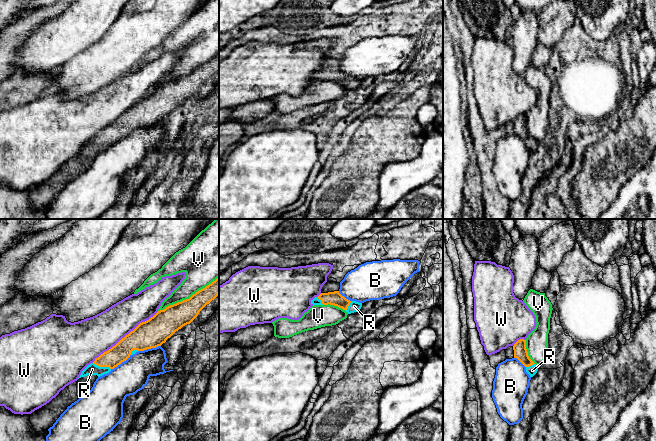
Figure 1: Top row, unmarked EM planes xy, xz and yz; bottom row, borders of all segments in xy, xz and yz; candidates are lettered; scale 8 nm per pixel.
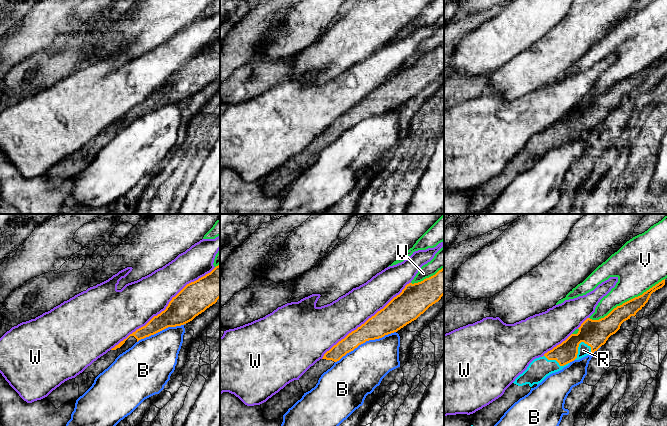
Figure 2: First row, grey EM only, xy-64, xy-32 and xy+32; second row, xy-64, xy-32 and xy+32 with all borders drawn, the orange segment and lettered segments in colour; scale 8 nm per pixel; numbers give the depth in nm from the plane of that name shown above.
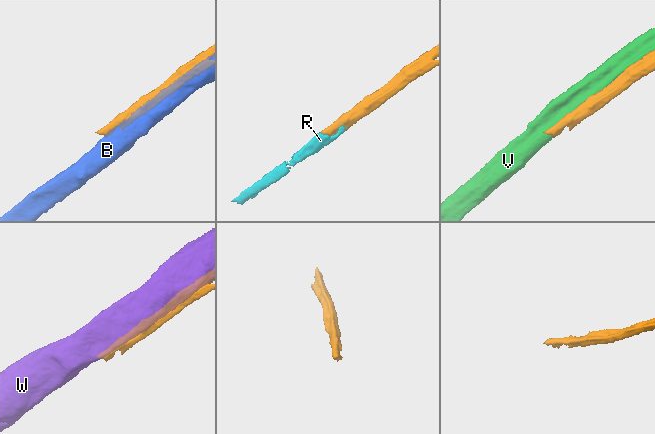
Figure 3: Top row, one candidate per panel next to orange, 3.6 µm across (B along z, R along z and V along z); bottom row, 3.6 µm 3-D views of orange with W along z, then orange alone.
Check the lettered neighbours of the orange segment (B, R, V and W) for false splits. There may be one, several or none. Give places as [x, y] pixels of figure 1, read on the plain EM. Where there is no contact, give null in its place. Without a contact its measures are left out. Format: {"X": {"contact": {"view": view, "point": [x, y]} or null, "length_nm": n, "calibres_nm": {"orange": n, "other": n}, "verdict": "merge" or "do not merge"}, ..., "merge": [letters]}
{"B": {"contact": {"view": "xy", "point": [149, 124]}, "length_nm": 190, "calibres_nm": {"orange": 220, "other": 260}, "verdict": "do not merge"}, "R": {"contact": {"view": "xy", "point": [102, 142]}, "length_nm": 160, "calibres_nm": {"orange": 150, "other": 90}, "verdict": "merge"}, "V": {"contact": {"view": "xy", "point": [189, 74]}, "length_nm": 550, "calibres_nm": {"orange": 200, "other": 260}, "verdict": "do not merge"}, "W": {"contact": {"view": "xy", "point": [126, 111]}, "length_nm": 700, "calibres_nm": {"orange": 220, "other": 300}, "verdict": "do not merge"}, "merge": ["R"]}

